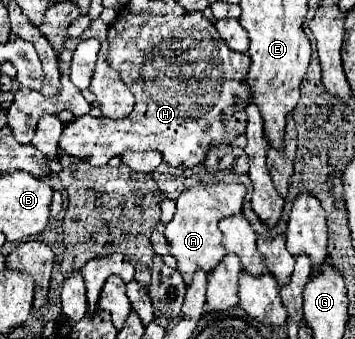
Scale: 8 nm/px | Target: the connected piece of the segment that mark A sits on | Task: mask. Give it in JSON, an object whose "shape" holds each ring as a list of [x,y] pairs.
{"shape":[[[199,182],[181,192],[181,196],[177,198],[175,216],[169,224],[165,224],[165,236],[171,244],[171,254],[177,258],[179,272],[183,274],[185,284],[191,284],[197,268],[211,272],[225,256],[223,232],[219,230],[217,224],[221,218],[241,212],[243,198],[245,198],[245,186],[227,182],[213,182],[213,184]]]}

